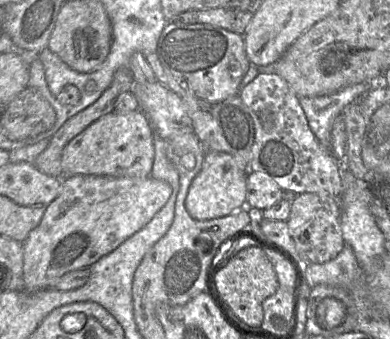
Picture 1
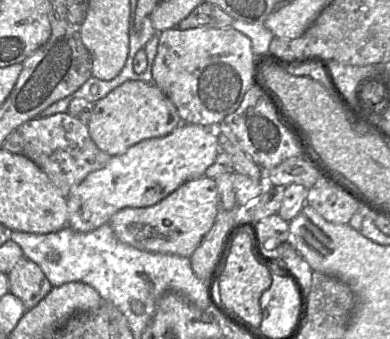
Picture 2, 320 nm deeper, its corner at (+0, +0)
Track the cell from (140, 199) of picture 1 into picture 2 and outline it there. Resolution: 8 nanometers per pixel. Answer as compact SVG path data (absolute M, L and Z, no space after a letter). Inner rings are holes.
M181 123L168 135L145 139L129 147L124 153L112 156L105 167L89 173L71 189L66 198L67 225L78 232L90 232L109 223L111 216L122 208L153 206L187 181L204 176L220 151L215 128L196 124Z

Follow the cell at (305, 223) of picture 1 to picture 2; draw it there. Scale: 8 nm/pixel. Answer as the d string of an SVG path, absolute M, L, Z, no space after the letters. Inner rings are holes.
M323 179L308 189L306 203L325 220L339 224L349 224L359 206L363 206L357 199Z

